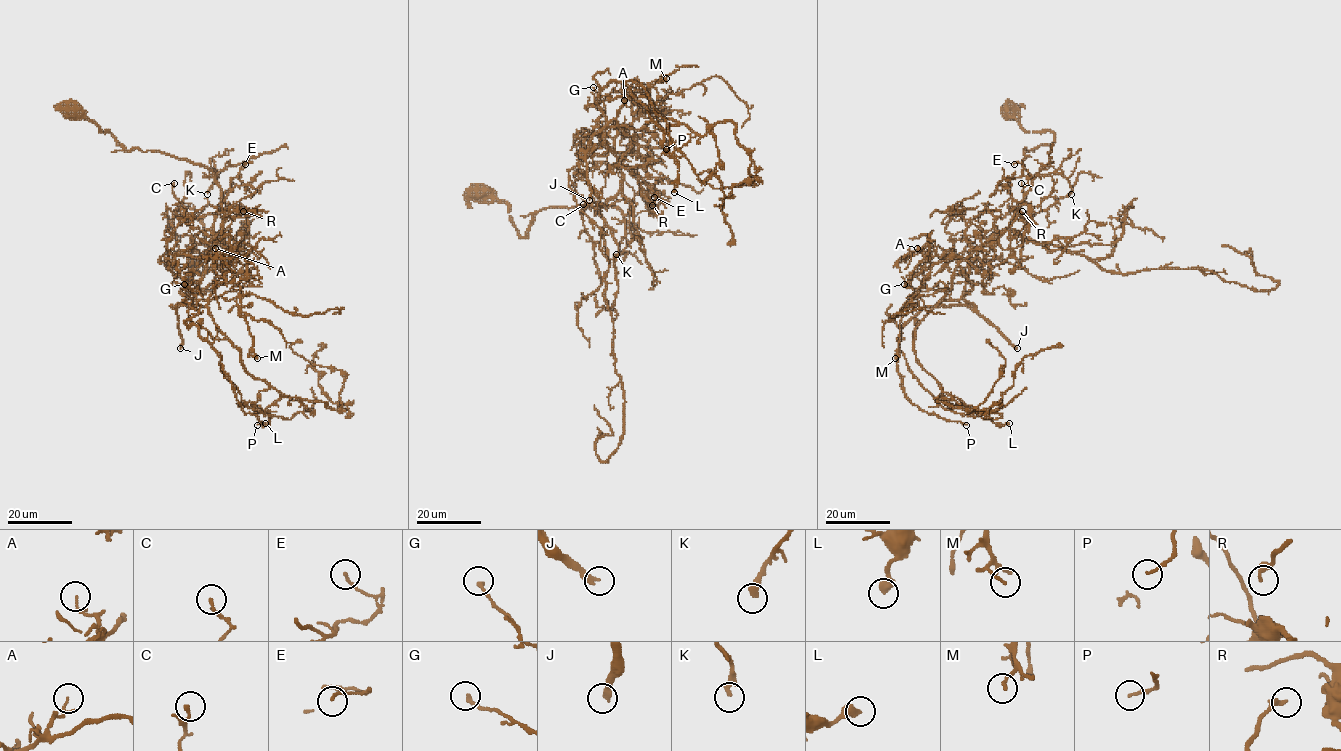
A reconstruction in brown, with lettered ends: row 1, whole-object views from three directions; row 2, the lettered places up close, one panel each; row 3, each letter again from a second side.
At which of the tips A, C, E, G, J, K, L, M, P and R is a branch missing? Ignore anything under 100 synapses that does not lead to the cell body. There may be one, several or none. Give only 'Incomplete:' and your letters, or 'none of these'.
Incomplete: J

